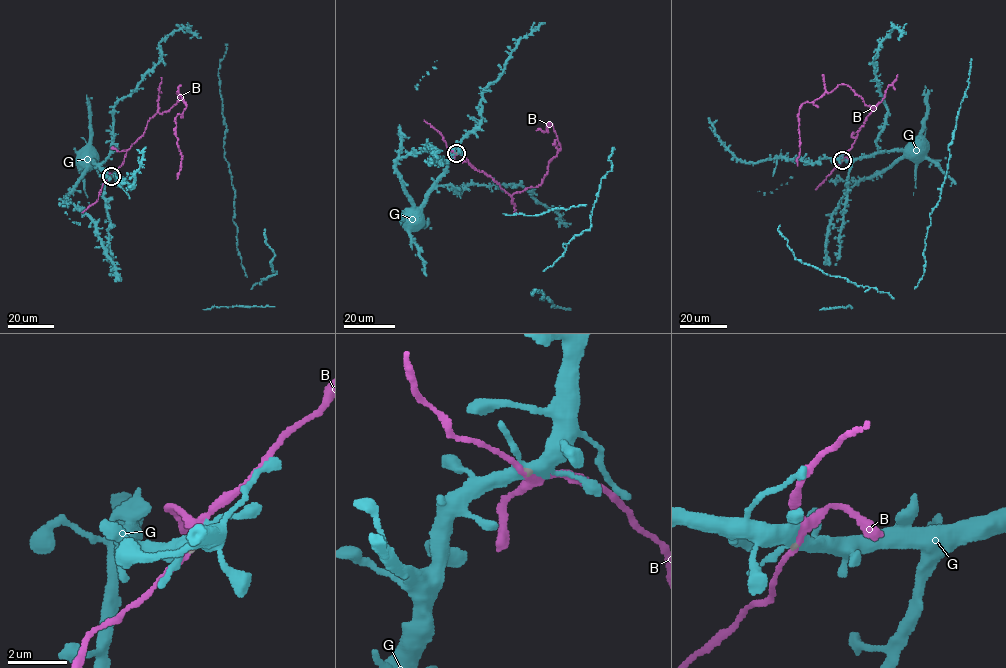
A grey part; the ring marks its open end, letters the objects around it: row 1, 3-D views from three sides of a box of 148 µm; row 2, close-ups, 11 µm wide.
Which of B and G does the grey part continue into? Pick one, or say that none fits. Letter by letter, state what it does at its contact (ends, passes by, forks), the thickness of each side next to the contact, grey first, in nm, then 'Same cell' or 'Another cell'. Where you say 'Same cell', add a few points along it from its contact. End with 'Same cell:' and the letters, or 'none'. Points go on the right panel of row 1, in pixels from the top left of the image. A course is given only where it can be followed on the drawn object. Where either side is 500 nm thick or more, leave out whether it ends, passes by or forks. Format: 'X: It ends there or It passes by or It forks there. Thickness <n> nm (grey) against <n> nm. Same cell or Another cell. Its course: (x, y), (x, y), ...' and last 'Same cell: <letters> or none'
B: It forks there. Thickness 60 nm (grey) against 200 nm. Another cell
G: It forks there. Thickness 60 nm (grey) against 380 nm. Same cell. Its course: (842, 160), (907, 147), (911, 150)
Same cell: G

